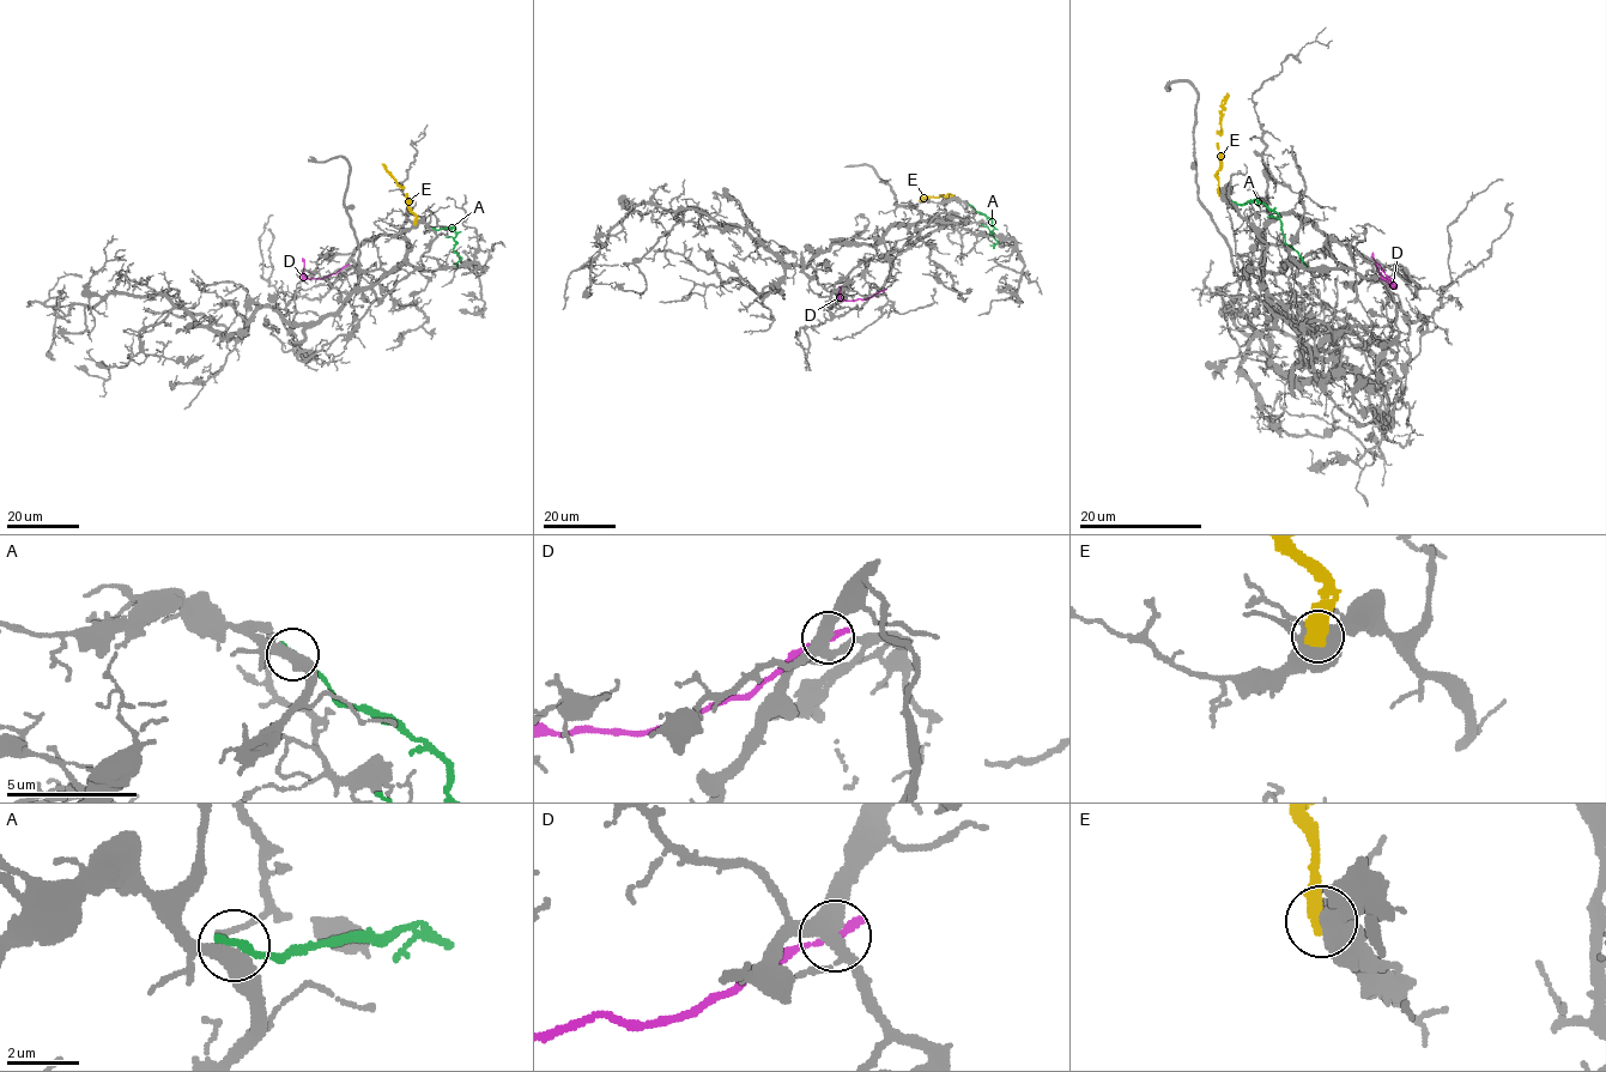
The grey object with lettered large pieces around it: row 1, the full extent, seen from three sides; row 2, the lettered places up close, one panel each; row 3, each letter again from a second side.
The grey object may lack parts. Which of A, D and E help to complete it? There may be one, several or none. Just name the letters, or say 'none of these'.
none of these

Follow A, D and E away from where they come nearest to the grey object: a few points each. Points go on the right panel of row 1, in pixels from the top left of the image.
A: (1235, 203), (1258, 200), (1274, 211), (1285, 240), (1308, 267)
D: (1379, 264), (1395, 286), (1381, 274), (1373, 252)
E: (1219, 193), (1218, 143), (1222, 128), (1220, 110), (1228, 92)

